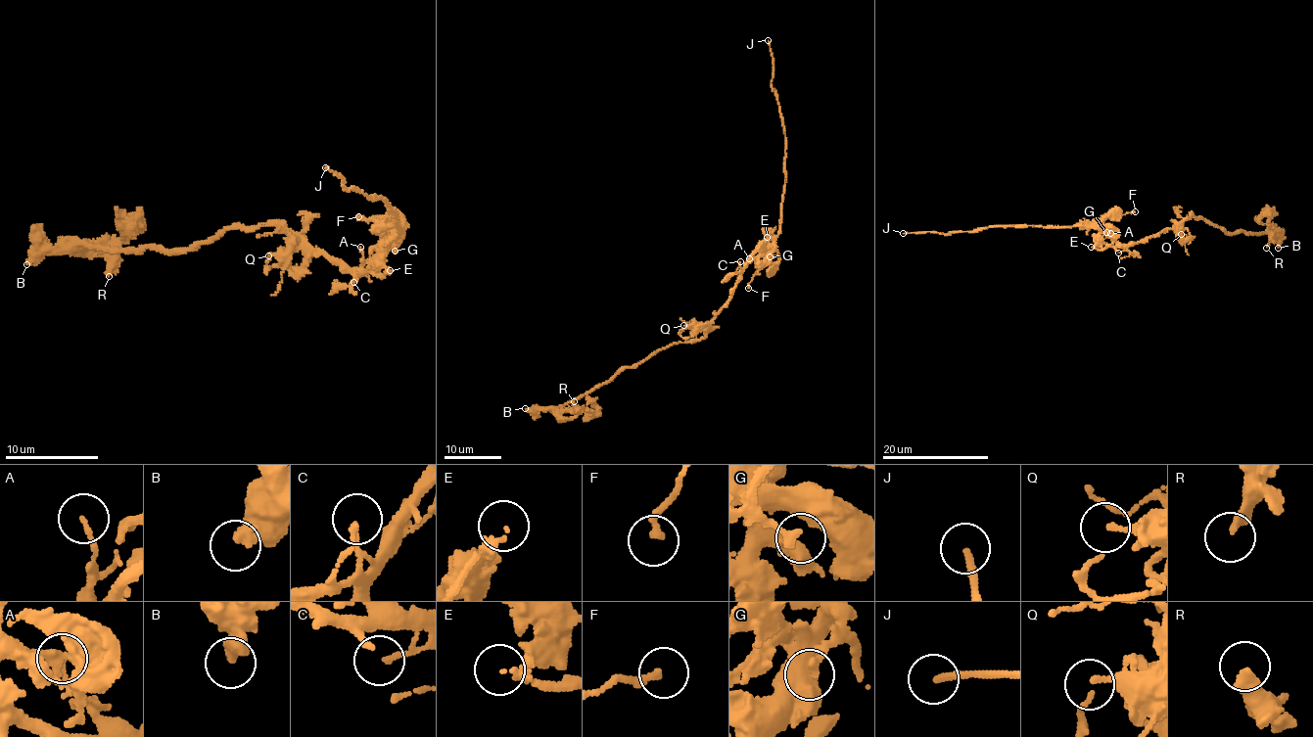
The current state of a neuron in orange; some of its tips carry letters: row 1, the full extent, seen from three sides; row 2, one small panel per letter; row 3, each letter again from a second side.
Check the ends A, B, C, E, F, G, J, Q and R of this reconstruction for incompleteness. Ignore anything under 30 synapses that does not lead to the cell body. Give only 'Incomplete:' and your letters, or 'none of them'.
Incomplete: E

